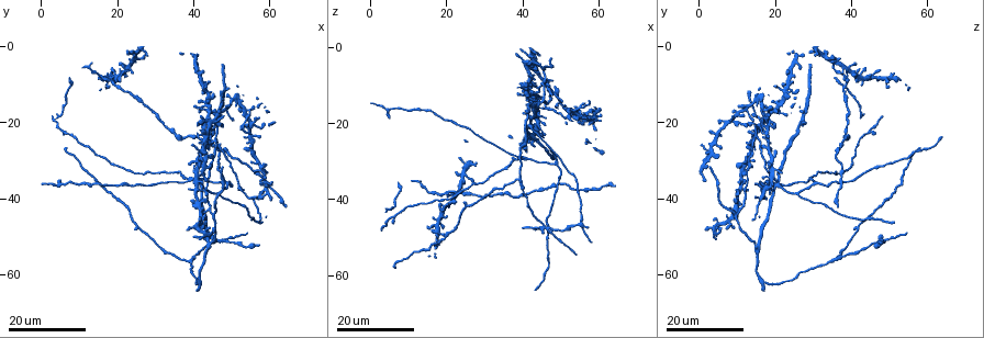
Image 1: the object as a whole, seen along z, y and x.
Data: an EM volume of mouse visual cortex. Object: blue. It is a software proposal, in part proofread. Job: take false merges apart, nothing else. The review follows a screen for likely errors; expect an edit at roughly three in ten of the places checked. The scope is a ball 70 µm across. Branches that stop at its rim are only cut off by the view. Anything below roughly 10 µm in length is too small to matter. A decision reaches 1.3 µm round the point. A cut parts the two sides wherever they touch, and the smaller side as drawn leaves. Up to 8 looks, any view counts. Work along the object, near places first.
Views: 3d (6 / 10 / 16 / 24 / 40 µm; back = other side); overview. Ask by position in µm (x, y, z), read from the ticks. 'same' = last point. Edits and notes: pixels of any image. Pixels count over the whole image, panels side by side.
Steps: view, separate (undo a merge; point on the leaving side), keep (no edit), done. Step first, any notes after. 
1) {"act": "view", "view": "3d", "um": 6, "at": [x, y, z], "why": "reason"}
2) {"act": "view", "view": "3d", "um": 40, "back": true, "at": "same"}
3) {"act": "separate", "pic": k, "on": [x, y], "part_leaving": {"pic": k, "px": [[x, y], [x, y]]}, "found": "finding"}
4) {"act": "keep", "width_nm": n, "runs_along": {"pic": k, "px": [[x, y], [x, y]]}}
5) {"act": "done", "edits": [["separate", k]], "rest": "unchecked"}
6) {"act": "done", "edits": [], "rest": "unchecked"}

{"act": "view", "view": "3d", "um": 24, "at": [46.5, 38.5, 26.0]}

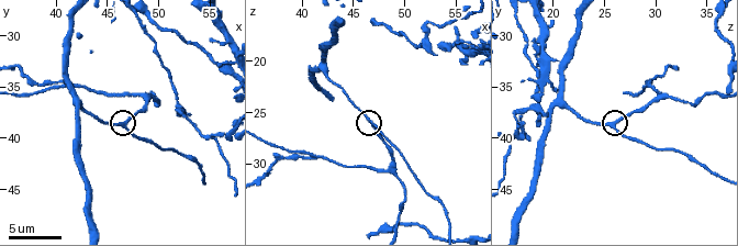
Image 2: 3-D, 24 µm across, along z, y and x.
{"act": "view", "view": "3d", "um": 6, "at": [46.6, 39.0, 26.0]}

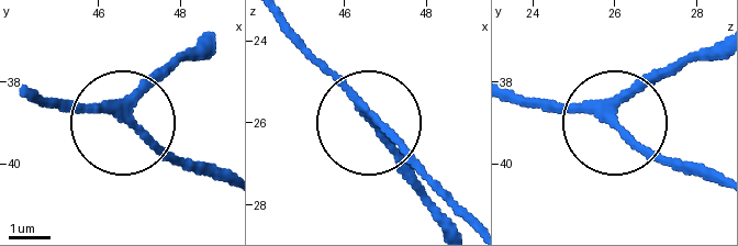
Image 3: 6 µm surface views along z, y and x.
{"act": "keep", "runs_along": {"pic": 3, "px": [[438, 222], [376, 123], [438, 187]]}, "found": "continuous, no second cell"}

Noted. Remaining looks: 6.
{"act": "view", "view": "3d", "um": 16, "at": [42.8, 37.4, 22.0], "why": "calibre changes"}

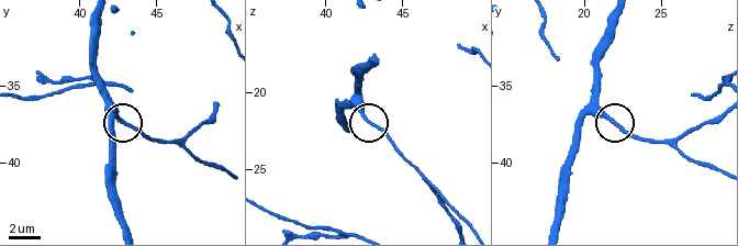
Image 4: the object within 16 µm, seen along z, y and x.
{"act": "keep", "width_nm": 230, "found": "all the same cell"}

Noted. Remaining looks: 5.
{"act": "view", "view": "3d", "um": 24, "at": [45.5, 43.5, 9.5], "why": "branch point"}

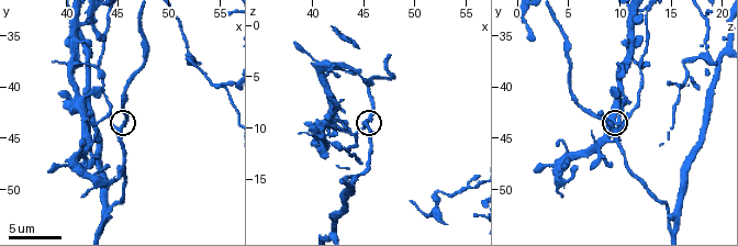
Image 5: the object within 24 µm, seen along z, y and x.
{"act": "view", "view": "3d", "um": 6, "at": [45.0, 44.2, 9.8]}

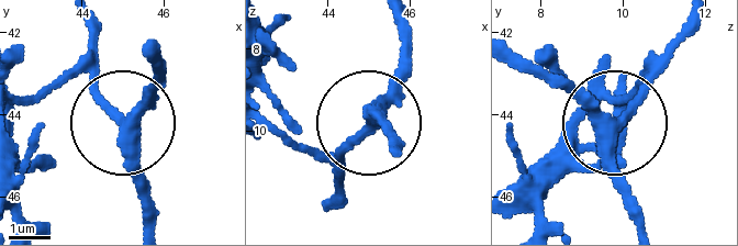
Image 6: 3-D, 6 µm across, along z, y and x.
{"act": "keep", "runs_along": {"pic": 6, "px": [[643, 226], [608, 124], [541, 71]]}, "found": "one cell here"}

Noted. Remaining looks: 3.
{"act": "view", "view": "3d", "um": 24, "at": [39.0, 56.5, 35.5], "why": "three arms meet"}

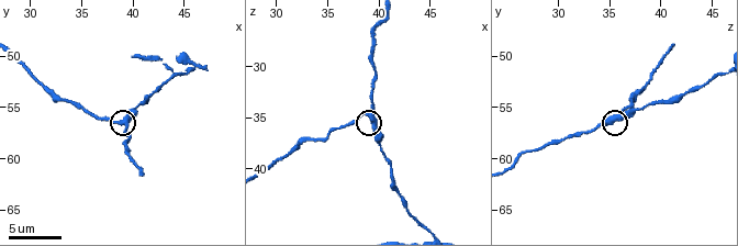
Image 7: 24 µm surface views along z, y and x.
{"act": "view", "view": "3d", "um": 6, "at": [39.2, 56.4, 34.8]}

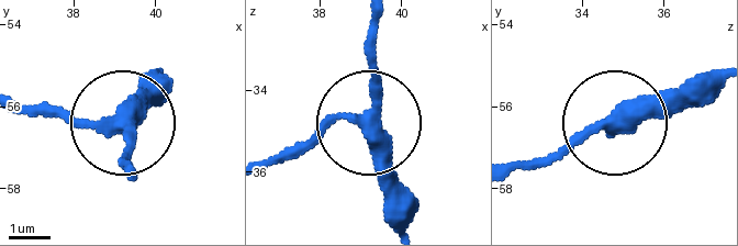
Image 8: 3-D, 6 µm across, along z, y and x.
{"act": "keep", "side_arm_um": 30, "runs_along": {"pic": 8, "px": [[510, 174], [552, 163], [605, 127], [706, 103]]}, "found": "one cell here"}

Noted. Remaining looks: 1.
{"act": "done", "edits": [], "rest": "unchecked"}

